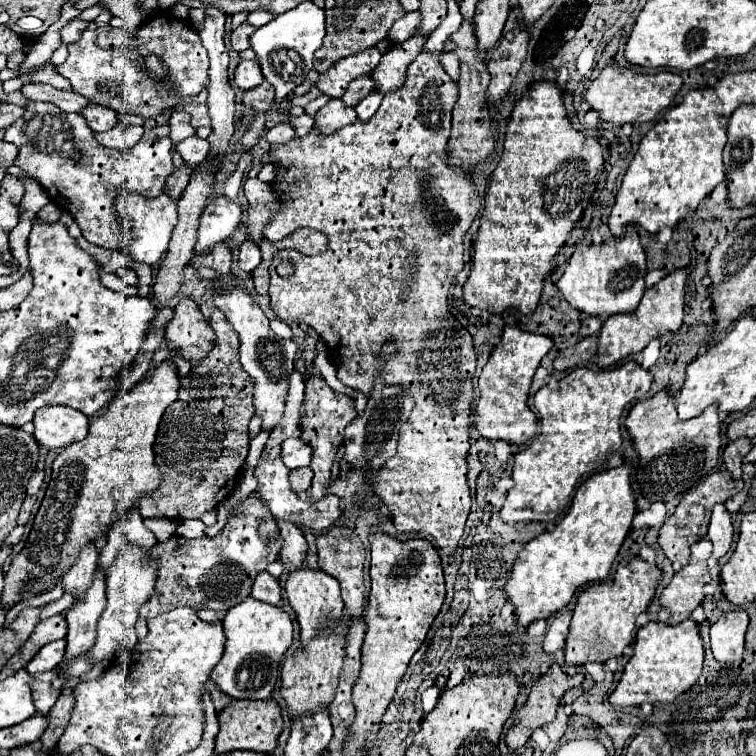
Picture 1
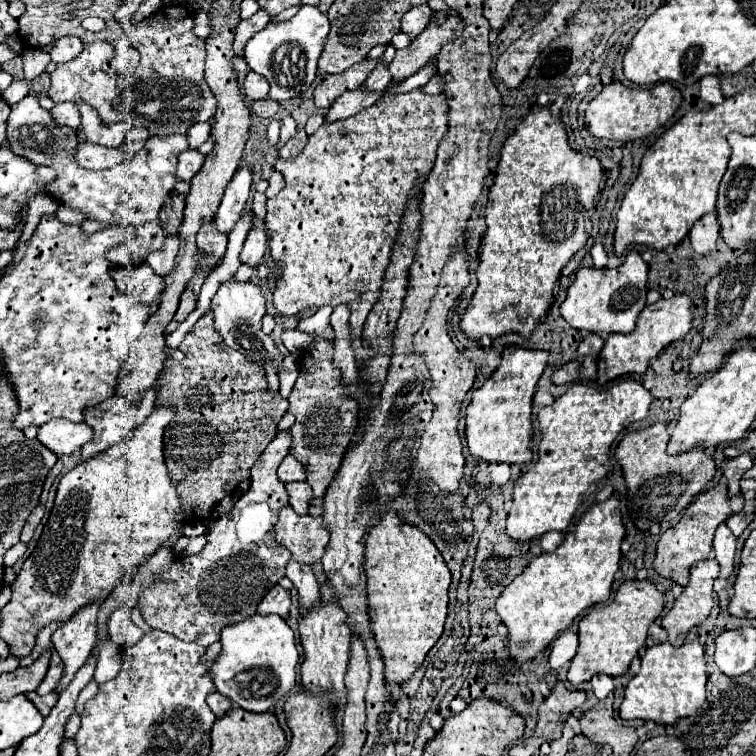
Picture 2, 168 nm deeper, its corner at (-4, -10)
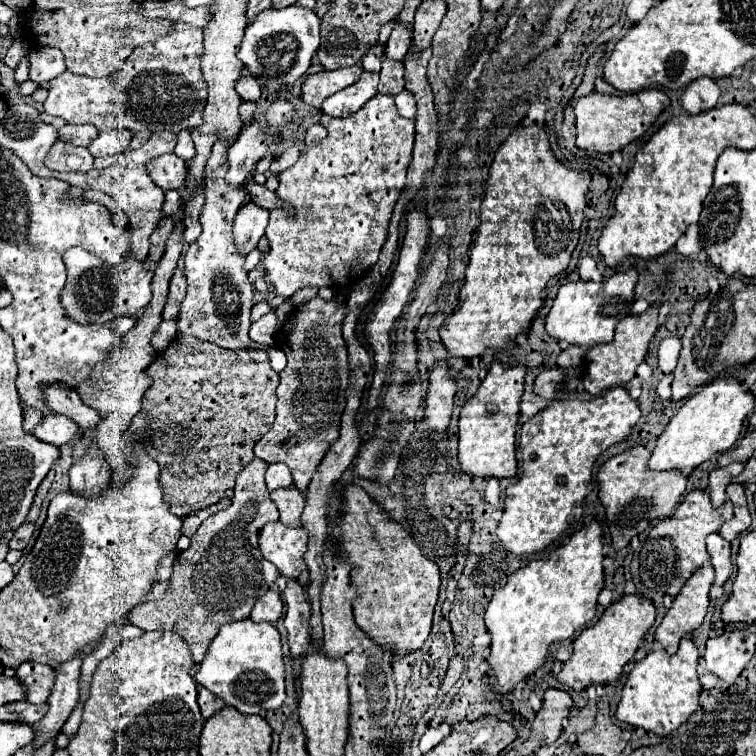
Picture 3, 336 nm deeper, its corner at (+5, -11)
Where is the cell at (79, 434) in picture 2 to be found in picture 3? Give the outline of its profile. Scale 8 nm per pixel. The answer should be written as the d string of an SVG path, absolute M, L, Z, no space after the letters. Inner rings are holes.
M51 412L49 416L45 416L35 426L33 436L37 436L43 442L49 442L49 444L63 446L77 434L77 430L79 430L79 426L71 418L67 418L63 414L57 414L57 412Z

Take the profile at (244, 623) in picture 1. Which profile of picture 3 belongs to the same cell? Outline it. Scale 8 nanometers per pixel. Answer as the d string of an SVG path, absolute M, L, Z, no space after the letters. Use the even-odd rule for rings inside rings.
M229 622L213 638L209 652L195 674L195 682L219 696L227 706L243 714L265 714L279 708L285 700L285 668L281 634L269 622Z

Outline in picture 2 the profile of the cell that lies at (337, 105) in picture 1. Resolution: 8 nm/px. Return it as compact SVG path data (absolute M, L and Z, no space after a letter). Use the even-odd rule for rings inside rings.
M354 89L354 91L348 91L344 95L340 95L332 107L328 109L326 113L326 121L334 123L334 121L340 121L340 119L346 119L350 115L356 115L364 109L368 109L370 105L374 105L378 101L382 93L366 93L364 89Z

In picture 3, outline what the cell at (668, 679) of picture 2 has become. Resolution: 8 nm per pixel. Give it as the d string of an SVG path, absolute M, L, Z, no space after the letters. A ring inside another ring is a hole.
M689 638L681 640L679 652L673 656L669 656L663 650L655 650L649 652L643 660L635 662L623 686L621 702L615 712L617 720L631 724L635 728L655 732L661 738L669 736L683 722L687 722L687 718L699 708L701 682L697 678L697 662L699 652Z

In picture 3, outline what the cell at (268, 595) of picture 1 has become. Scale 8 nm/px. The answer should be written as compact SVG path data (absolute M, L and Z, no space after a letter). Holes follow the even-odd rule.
M271 588L271 590L267 590L265 596L261 596L255 602L255 606L251 610L251 620L253 622L271 622L271 624L275 624L279 620L281 612L283 612L281 596L275 588Z

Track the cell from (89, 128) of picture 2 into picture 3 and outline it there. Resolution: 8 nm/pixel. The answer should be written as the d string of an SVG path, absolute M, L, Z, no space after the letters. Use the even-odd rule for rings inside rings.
M109 130L109 132L101 132L99 138L91 142L89 152L93 154L93 158L117 156L117 154L121 154L121 152L127 150L131 138L133 138L131 130Z

